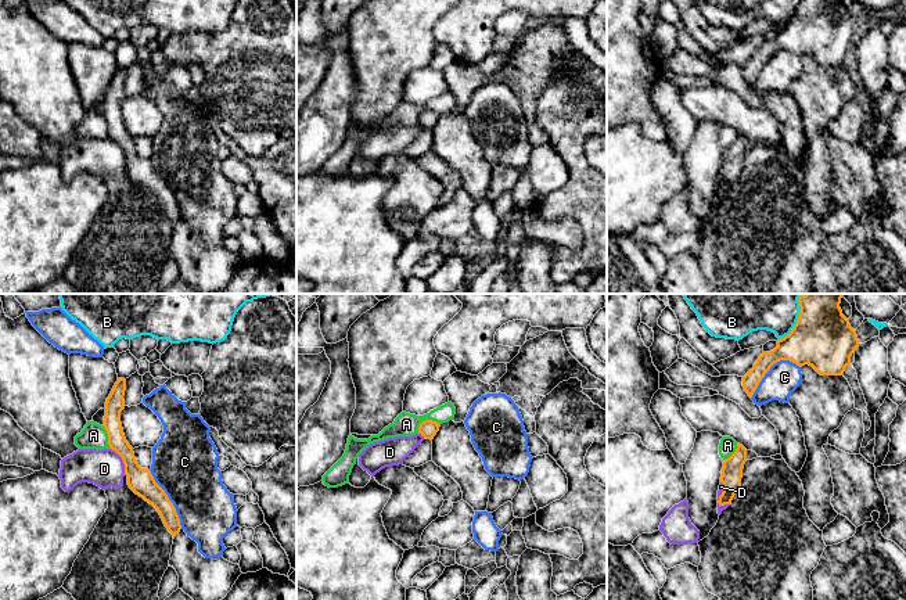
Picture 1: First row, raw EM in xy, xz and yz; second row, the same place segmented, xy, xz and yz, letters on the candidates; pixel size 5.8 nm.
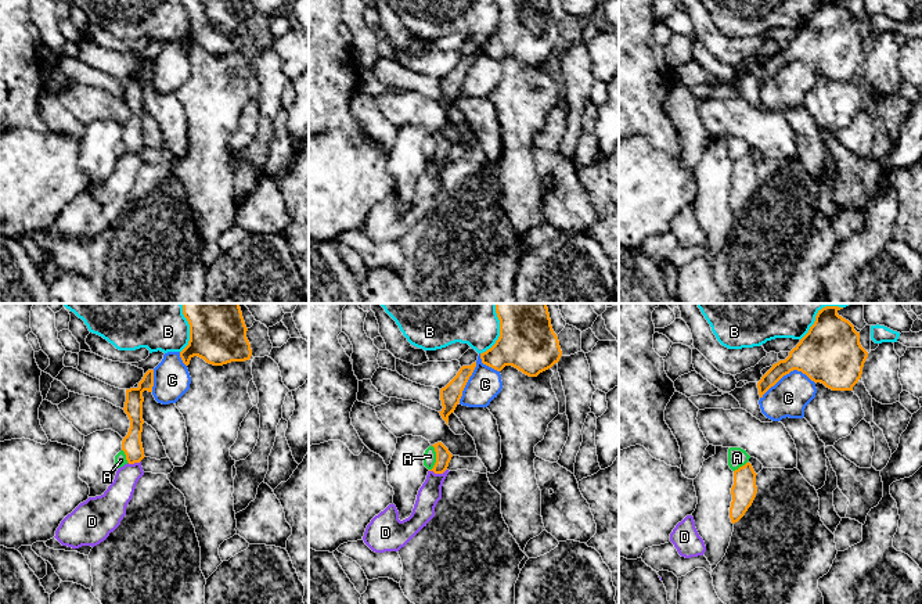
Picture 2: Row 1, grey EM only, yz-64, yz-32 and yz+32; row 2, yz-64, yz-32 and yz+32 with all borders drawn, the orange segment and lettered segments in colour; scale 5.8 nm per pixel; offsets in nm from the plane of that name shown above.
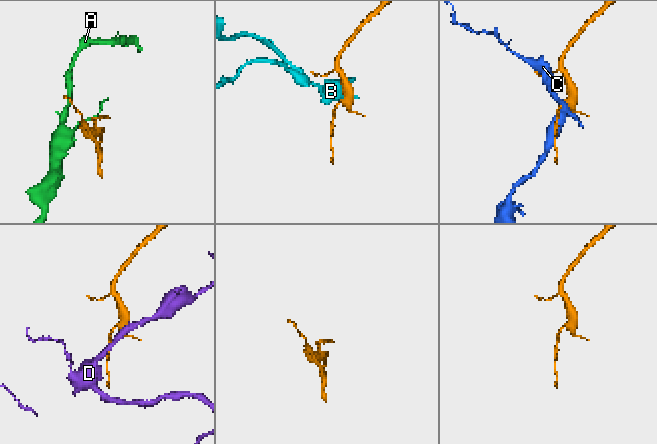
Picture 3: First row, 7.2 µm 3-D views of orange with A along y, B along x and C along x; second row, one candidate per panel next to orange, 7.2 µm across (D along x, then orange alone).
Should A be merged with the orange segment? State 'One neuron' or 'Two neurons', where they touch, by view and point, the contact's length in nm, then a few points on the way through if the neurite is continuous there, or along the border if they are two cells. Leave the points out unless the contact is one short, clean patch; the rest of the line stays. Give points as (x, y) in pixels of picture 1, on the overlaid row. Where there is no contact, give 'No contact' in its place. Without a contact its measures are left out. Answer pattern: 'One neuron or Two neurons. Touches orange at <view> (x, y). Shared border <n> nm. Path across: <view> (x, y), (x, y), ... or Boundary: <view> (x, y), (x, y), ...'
Two neurons. Touches orange at xz (425, 420). Shared border 150 nm. Boundary: xz (439, 424), (424, 420), (417, 433)

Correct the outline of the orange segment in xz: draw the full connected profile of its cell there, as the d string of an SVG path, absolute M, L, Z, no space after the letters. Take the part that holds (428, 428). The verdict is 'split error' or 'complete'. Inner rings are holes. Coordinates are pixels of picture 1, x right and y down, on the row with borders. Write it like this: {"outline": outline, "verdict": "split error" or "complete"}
{"outline": "M425 420L418 427L418 434L424 436L424 439L434 439L436 432L439 431L441 424L432 420Z", "verdict": "complete"}

